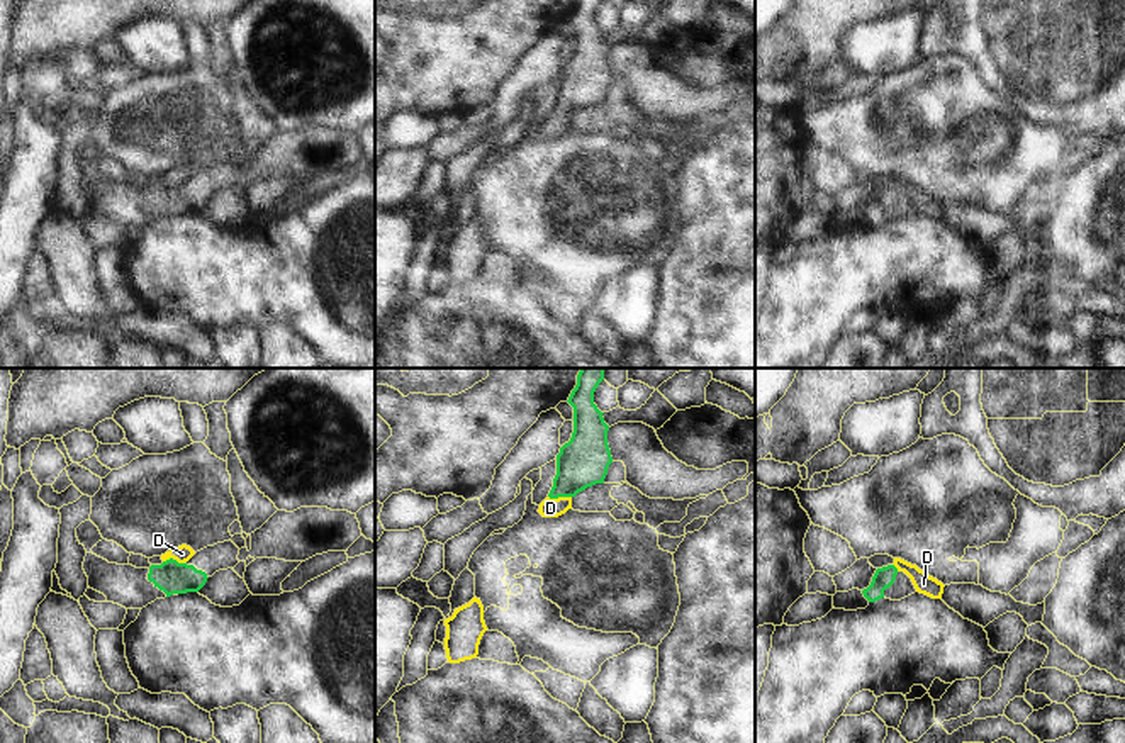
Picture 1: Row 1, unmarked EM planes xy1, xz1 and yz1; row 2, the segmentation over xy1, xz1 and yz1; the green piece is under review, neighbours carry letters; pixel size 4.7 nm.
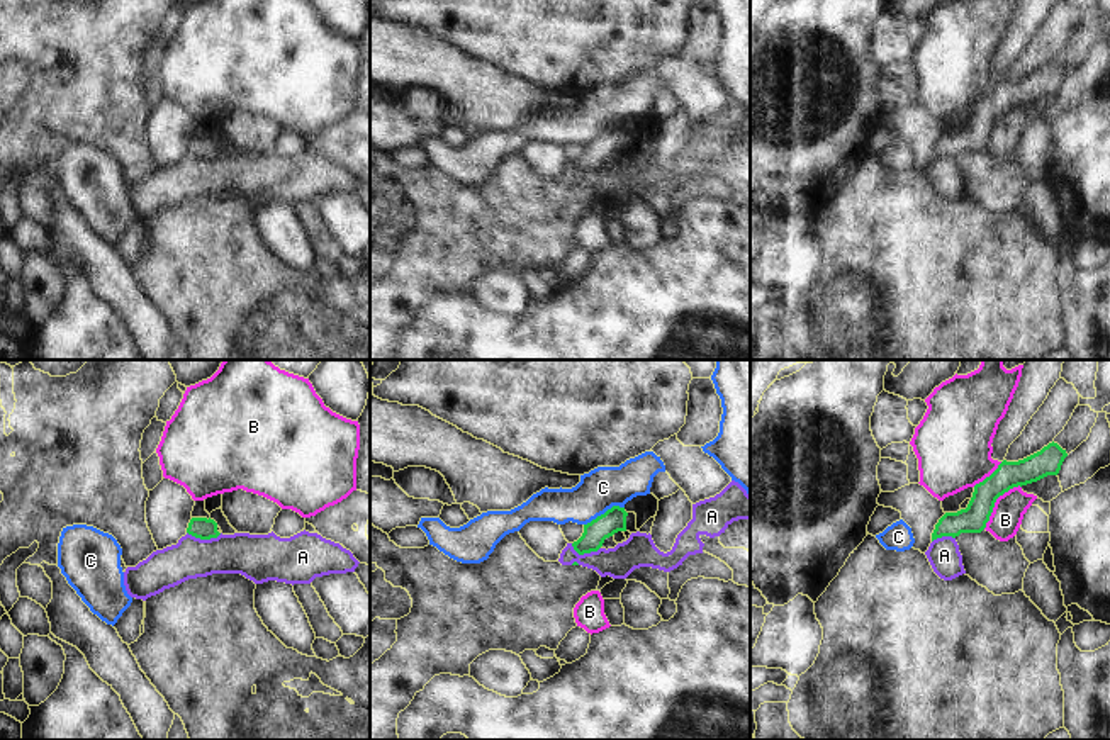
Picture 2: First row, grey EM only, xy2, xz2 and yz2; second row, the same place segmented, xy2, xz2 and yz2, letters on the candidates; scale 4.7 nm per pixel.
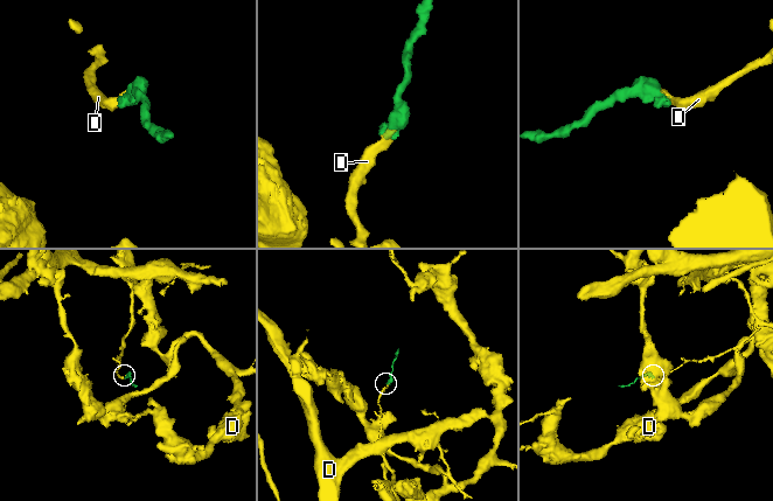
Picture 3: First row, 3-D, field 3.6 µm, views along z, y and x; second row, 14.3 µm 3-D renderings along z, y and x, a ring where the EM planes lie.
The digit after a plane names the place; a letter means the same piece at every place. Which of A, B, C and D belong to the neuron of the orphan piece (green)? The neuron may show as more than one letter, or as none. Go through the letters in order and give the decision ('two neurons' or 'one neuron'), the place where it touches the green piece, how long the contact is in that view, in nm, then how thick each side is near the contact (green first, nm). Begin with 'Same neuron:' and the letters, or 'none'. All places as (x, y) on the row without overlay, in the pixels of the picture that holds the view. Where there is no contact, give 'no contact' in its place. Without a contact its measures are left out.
Same neuron: D
A: two neurons; contact xy2 (204, 158); length 170 nm; calibres 100 and 200 nm
B: two neurons; contact yz2 (995, 121); length 280 nm; calibres 130 and 150 nm
C: two neurons; contact xz2 (605, 133); length 220 nm; calibres 110 and 200 nm
D: one neuron; contact xz1 (560, 116); length 110 nm; calibres 240 and 100 nm

